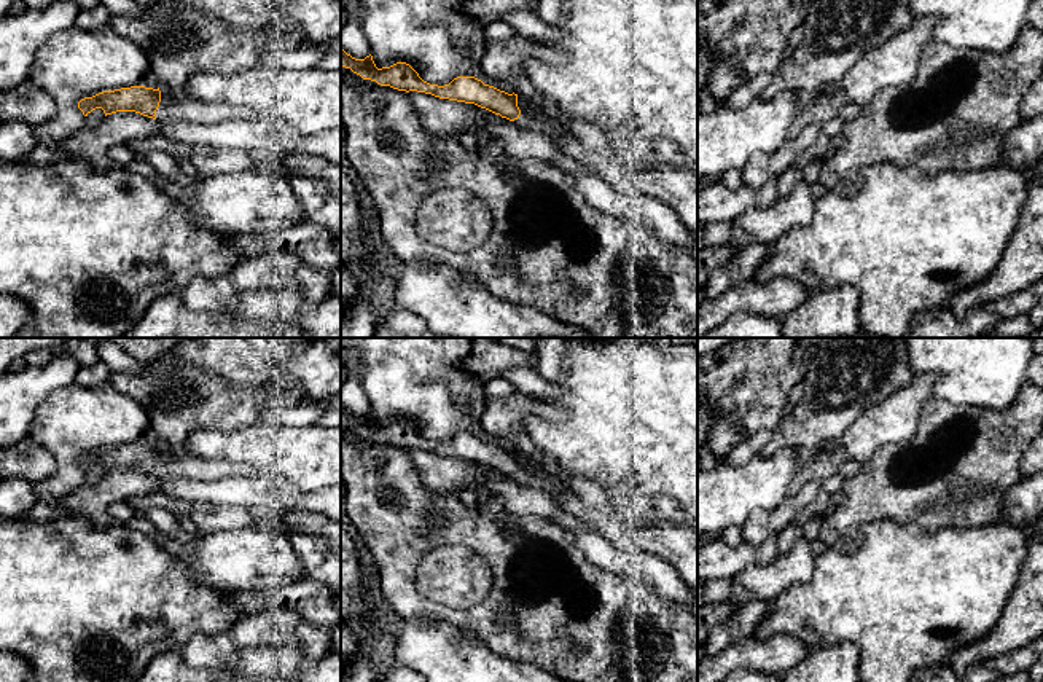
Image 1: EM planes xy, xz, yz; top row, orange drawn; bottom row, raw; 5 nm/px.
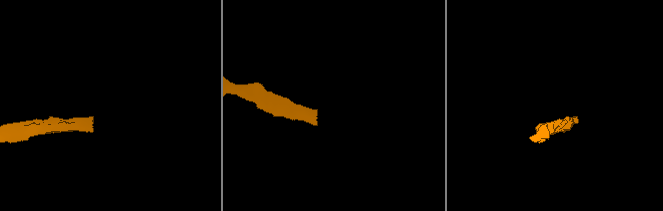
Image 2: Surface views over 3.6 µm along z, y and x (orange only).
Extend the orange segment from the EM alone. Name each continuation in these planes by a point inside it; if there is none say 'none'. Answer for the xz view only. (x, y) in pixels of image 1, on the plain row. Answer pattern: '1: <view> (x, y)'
1: xz (583, 497)

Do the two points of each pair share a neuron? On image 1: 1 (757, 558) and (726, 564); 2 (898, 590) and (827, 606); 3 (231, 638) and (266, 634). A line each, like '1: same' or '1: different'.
1: same
2: same
3: same

